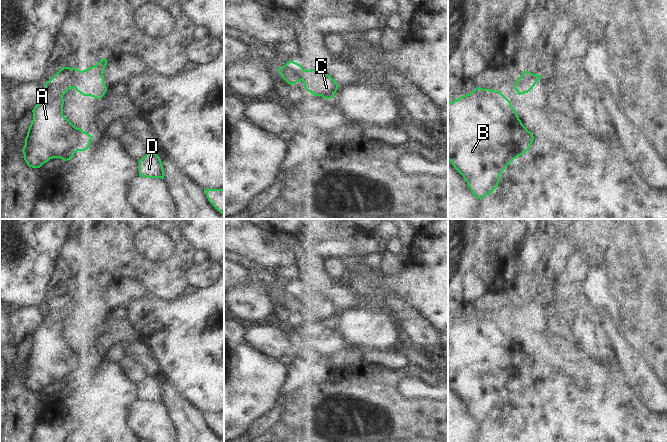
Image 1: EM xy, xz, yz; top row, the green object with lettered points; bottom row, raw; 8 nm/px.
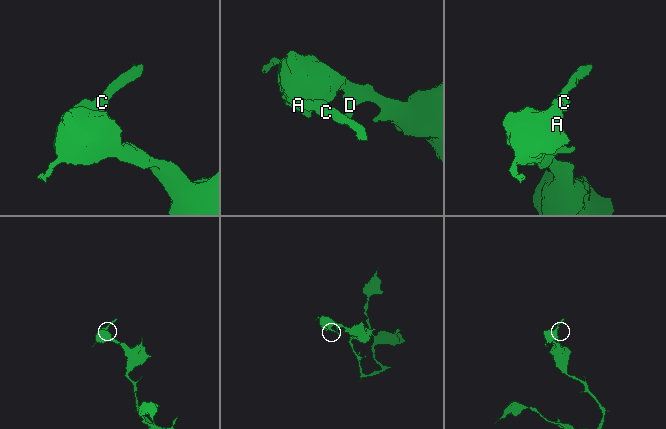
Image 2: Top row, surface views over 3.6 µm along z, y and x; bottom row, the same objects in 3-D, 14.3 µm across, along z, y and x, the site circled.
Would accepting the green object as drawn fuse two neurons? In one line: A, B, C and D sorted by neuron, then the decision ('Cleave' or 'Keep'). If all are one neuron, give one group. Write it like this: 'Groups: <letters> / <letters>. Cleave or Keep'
Groups: A B D / C. Cleave.

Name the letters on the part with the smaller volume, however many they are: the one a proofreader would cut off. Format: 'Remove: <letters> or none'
Remove: C.

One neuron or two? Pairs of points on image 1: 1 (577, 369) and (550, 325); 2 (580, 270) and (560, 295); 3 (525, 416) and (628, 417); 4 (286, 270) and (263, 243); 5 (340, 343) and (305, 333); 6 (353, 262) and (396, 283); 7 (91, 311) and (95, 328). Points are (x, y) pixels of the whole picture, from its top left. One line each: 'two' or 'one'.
1: two
2: one
3: one
4: one
5: one
6: two
7: two

